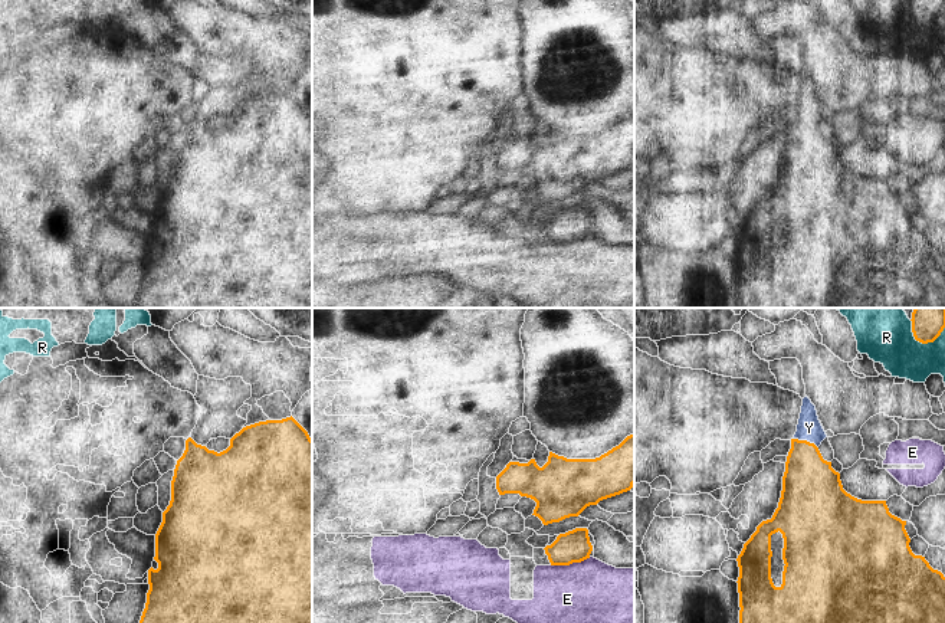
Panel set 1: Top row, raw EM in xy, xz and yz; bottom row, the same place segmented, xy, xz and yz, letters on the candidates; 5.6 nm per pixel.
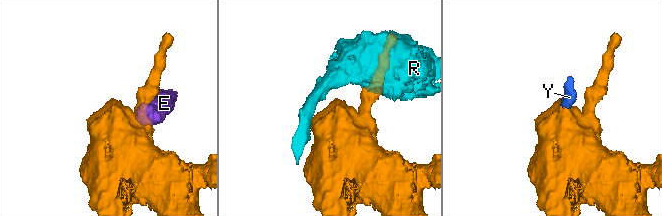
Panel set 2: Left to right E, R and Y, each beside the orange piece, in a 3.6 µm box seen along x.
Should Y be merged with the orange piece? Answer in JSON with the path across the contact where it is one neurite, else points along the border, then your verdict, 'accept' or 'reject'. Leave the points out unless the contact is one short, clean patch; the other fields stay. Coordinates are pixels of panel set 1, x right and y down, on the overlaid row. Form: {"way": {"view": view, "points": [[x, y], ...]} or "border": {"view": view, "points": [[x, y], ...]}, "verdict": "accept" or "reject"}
{"way": {"view": "yz", "points": [[810, 485], [806, 472], [806, 440], [809, 428]]}, "verdict": "accept"}

